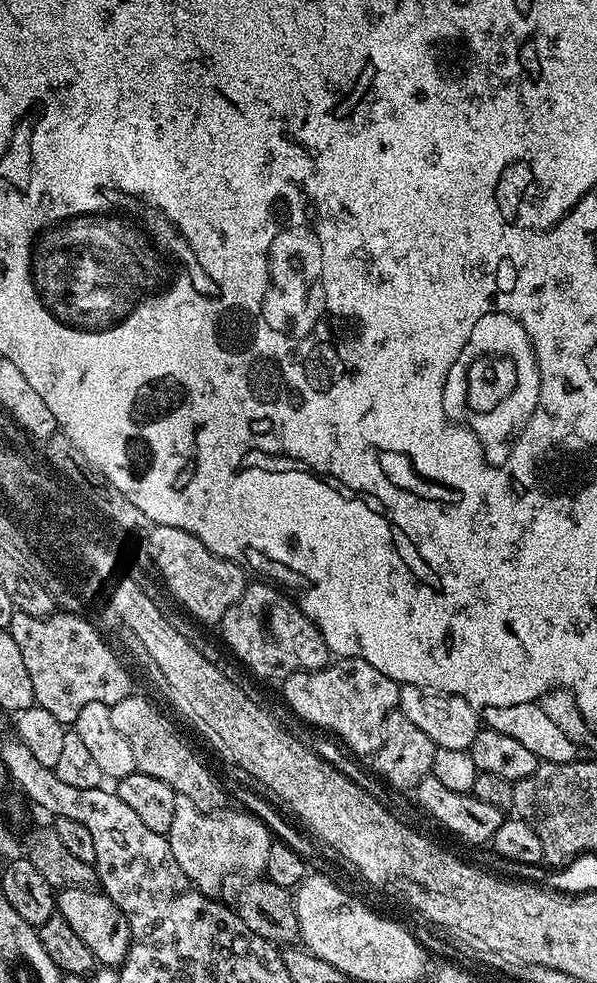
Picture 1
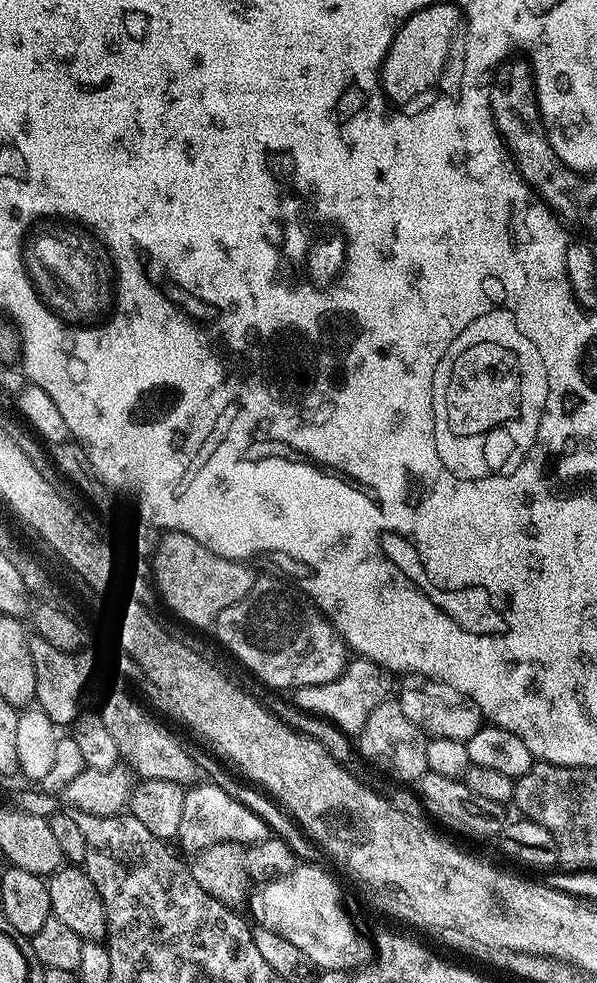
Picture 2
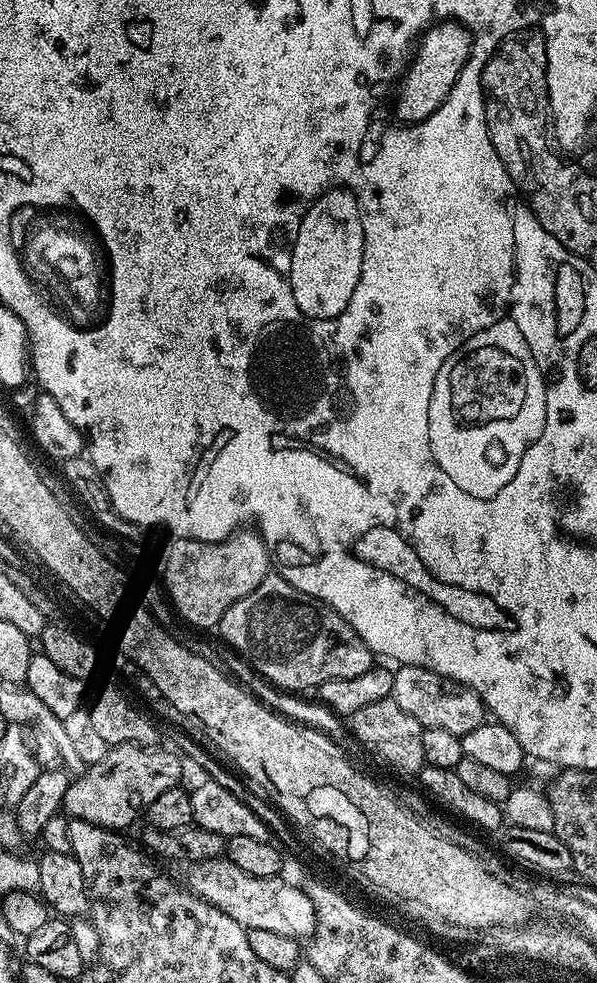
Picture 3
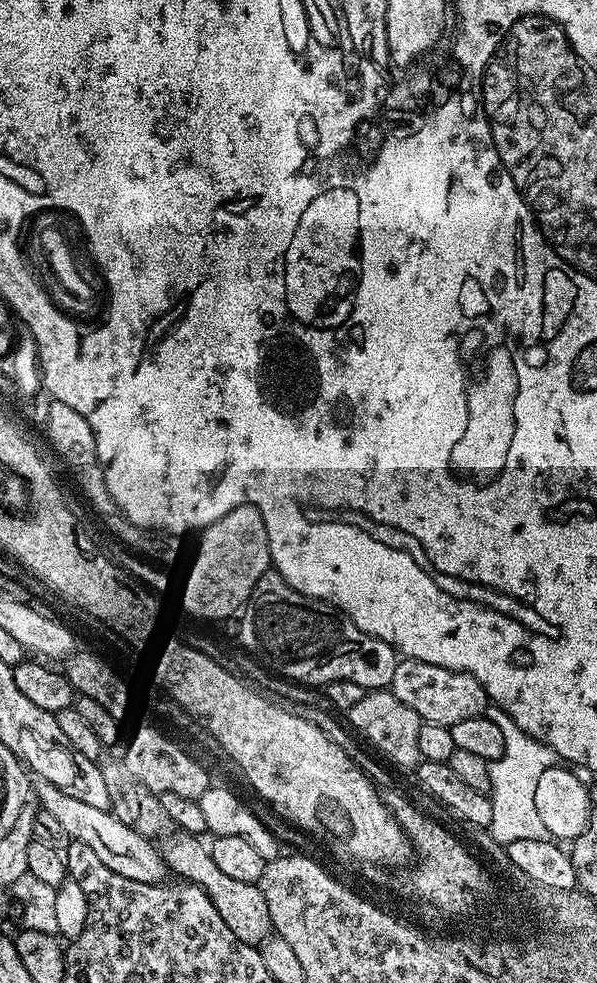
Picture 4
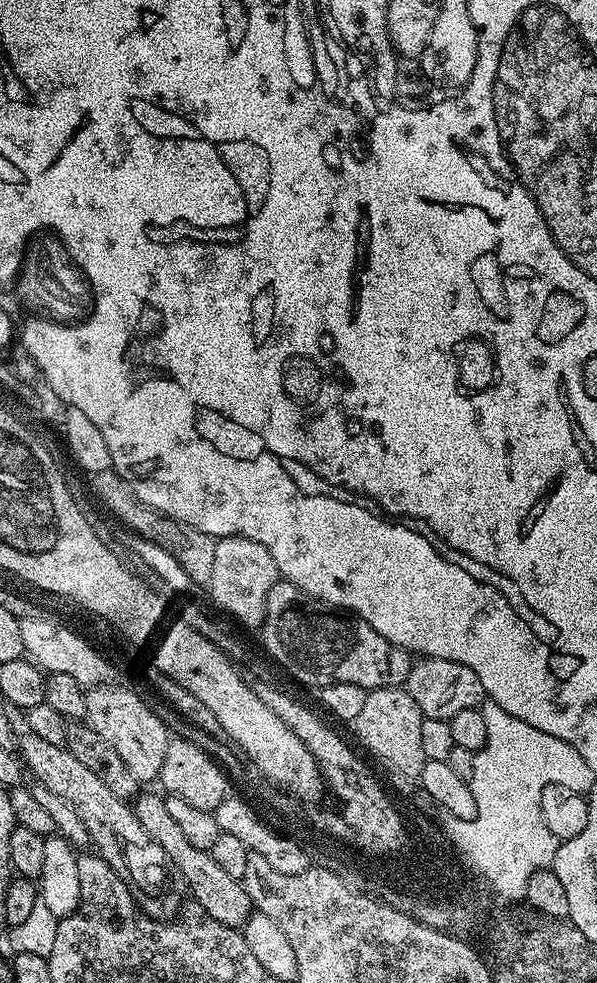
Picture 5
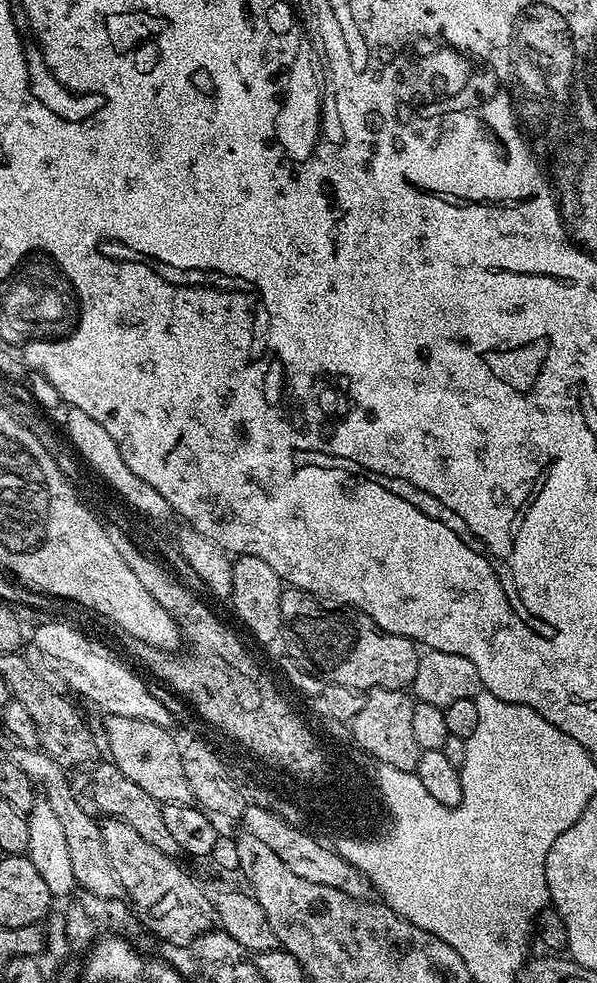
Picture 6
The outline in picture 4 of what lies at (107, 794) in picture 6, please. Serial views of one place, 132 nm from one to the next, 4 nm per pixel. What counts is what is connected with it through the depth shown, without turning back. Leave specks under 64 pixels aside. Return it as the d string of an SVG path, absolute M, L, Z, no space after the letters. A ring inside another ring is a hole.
M177 831L159 845L160 855L163 856L164 863L173 873L181 872L184 875L181 877L187 883L203 888L214 902L218 914L222 914L222 922L226 922L226 927L233 932L234 938L238 938L238 942L246 942L246 946L259 948L274 932L270 918L270 906L266 906L266 898L259 884L237 882L227 874L222 874L222 870L214 866L211 851L200 840L203 839L199 835Z

